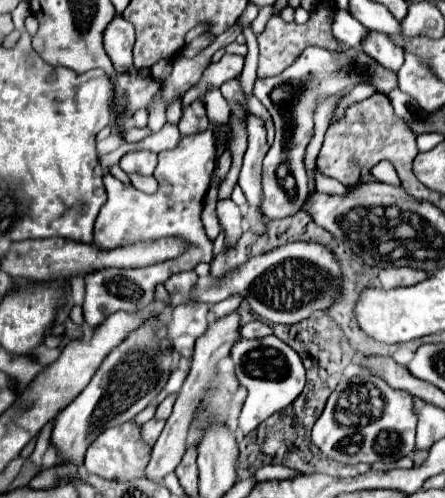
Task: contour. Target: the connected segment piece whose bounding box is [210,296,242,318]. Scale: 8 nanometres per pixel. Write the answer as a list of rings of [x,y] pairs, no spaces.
[[[230,296],[230,300],[224,300],[224,302],[218,302],[212,306],[210,314],[212,318],[222,318],[222,316],[228,316],[230,312],[234,312],[234,308],[238,308],[242,300],[238,300],[238,296]]]

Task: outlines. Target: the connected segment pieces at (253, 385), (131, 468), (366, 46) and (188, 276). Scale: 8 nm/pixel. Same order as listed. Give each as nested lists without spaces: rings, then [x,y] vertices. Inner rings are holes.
[[[276,336],[268,338],[258,338],[258,340],[236,340],[230,358],[236,364],[236,378],[238,382],[248,390],[240,420],[238,420],[238,430],[248,436],[260,422],[264,422],[268,416],[274,412],[286,408],[290,402],[296,400],[296,396],[304,388],[304,364],[300,356],[282,340]]]
[[[126,422],[114,428],[104,430],[98,440],[88,448],[84,466],[90,474],[102,476],[106,480],[132,480],[132,478],[144,478],[144,468],[150,458],[150,446],[140,442],[140,428],[134,422]]]
[[[370,30],[364,36],[362,50],[368,56],[374,56],[374,60],[378,60],[384,68],[390,68],[394,72],[398,72],[404,60],[404,50],[392,42],[392,36],[384,32],[376,32],[376,30]]]
[[[188,270],[188,272],[178,272],[178,274],[172,274],[164,286],[168,292],[190,292],[190,288],[194,288],[198,276],[194,270]]]

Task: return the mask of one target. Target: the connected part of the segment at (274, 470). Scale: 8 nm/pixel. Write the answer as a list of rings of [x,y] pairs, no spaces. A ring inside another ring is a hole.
[[[262,466],[254,472],[256,482],[264,482],[264,480],[282,480],[282,478],[290,478],[296,476],[296,470],[290,470],[286,466]]]

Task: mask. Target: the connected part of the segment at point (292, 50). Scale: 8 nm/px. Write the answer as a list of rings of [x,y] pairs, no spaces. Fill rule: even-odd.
[[[318,2],[318,8],[312,12],[310,20],[306,24],[296,24],[290,22],[286,24],[280,16],[272,16],[264,28],[264,32],[258,34],[258,46],[260,46],[260,60],[258,60],[258,78],[268,78],[268,76],[276,76],[282,70],[286,70],[302,52],[302,48],[308,46],[322,46],[322,48],[330,48],[330,50],[338,50],[338,42],[334,40],[332,32],[330,32],[330,24],[332,24],[332,16],[334,16],[334,6],[328,2]]]

